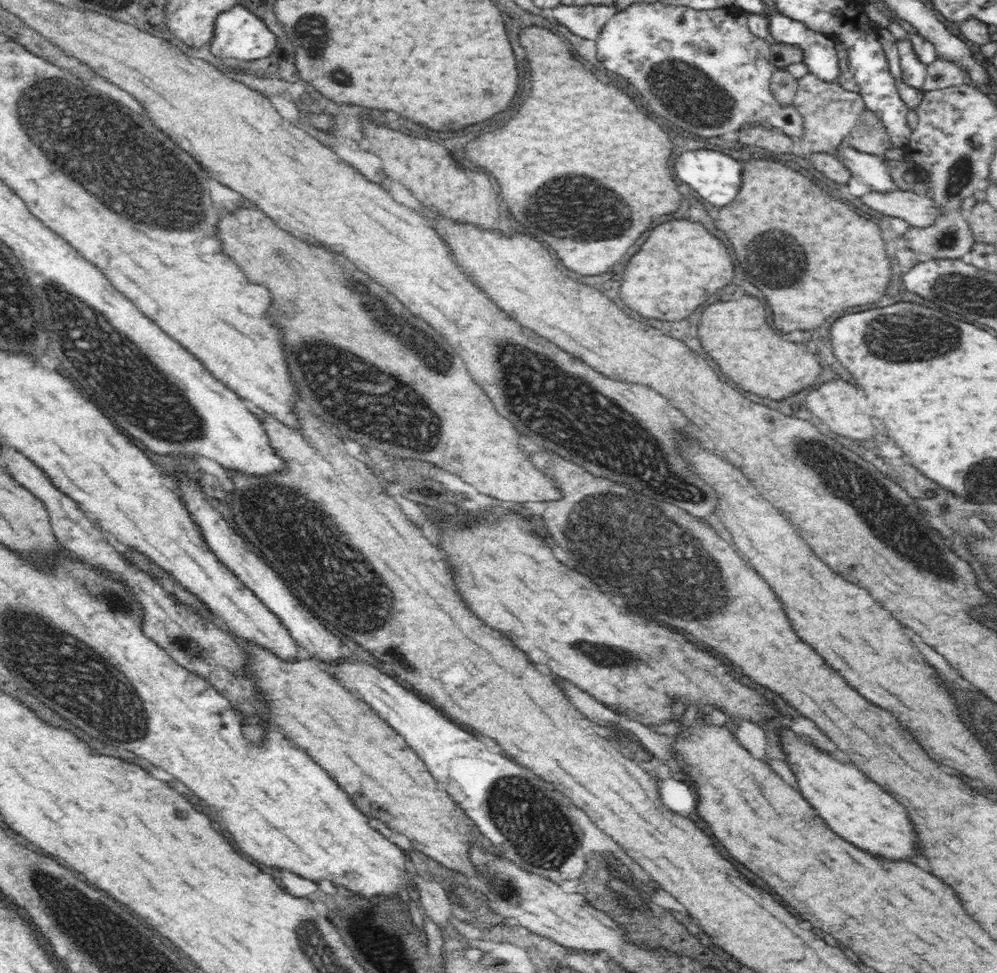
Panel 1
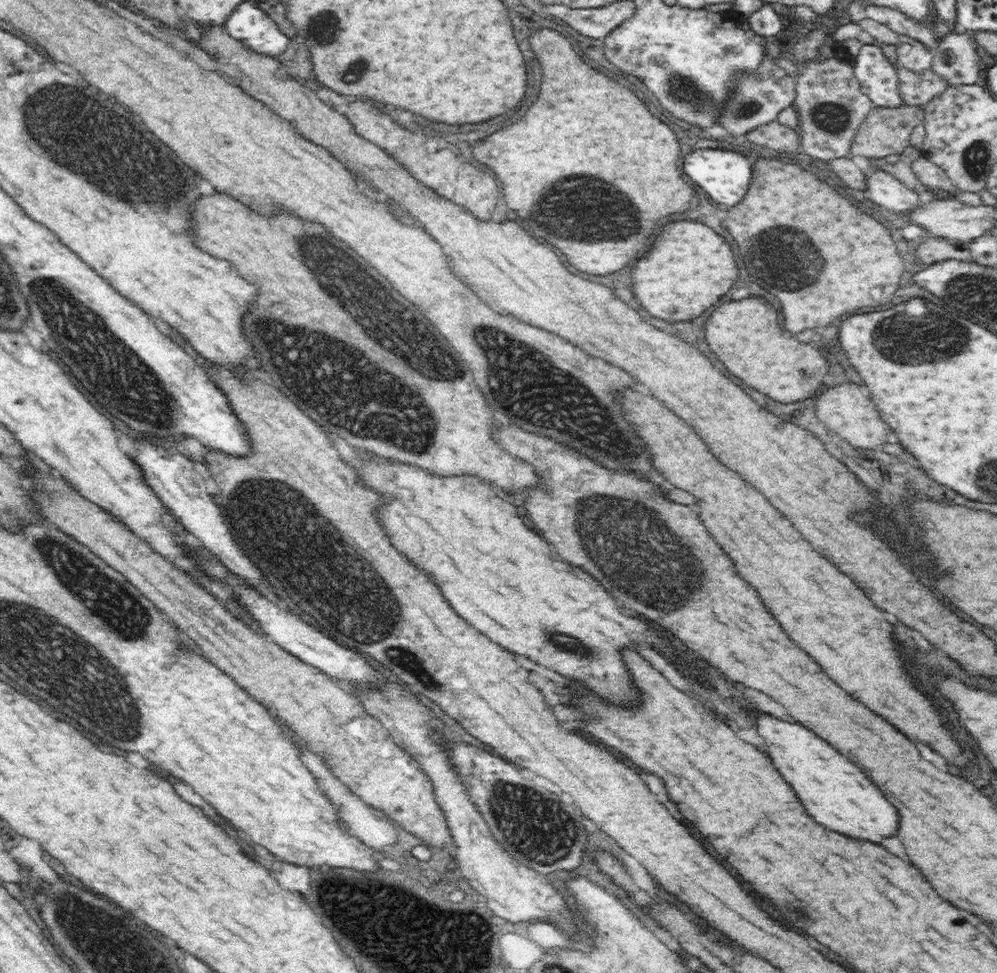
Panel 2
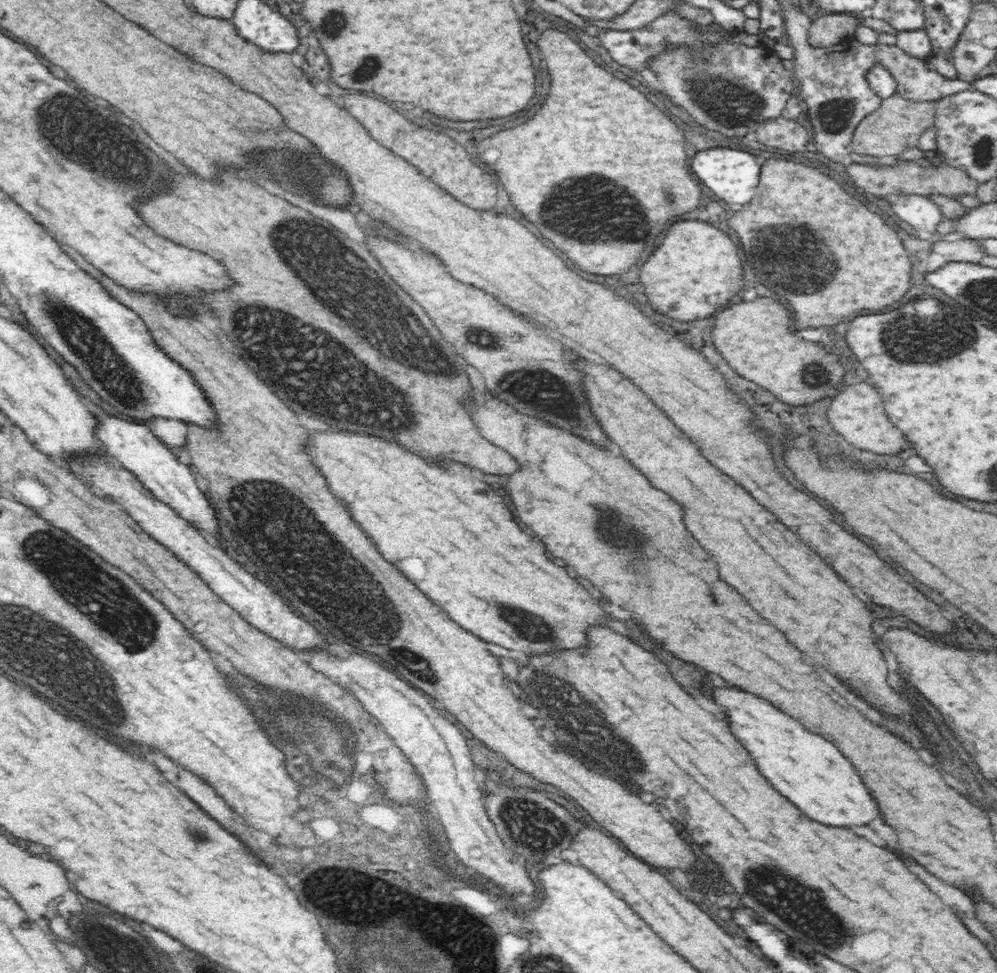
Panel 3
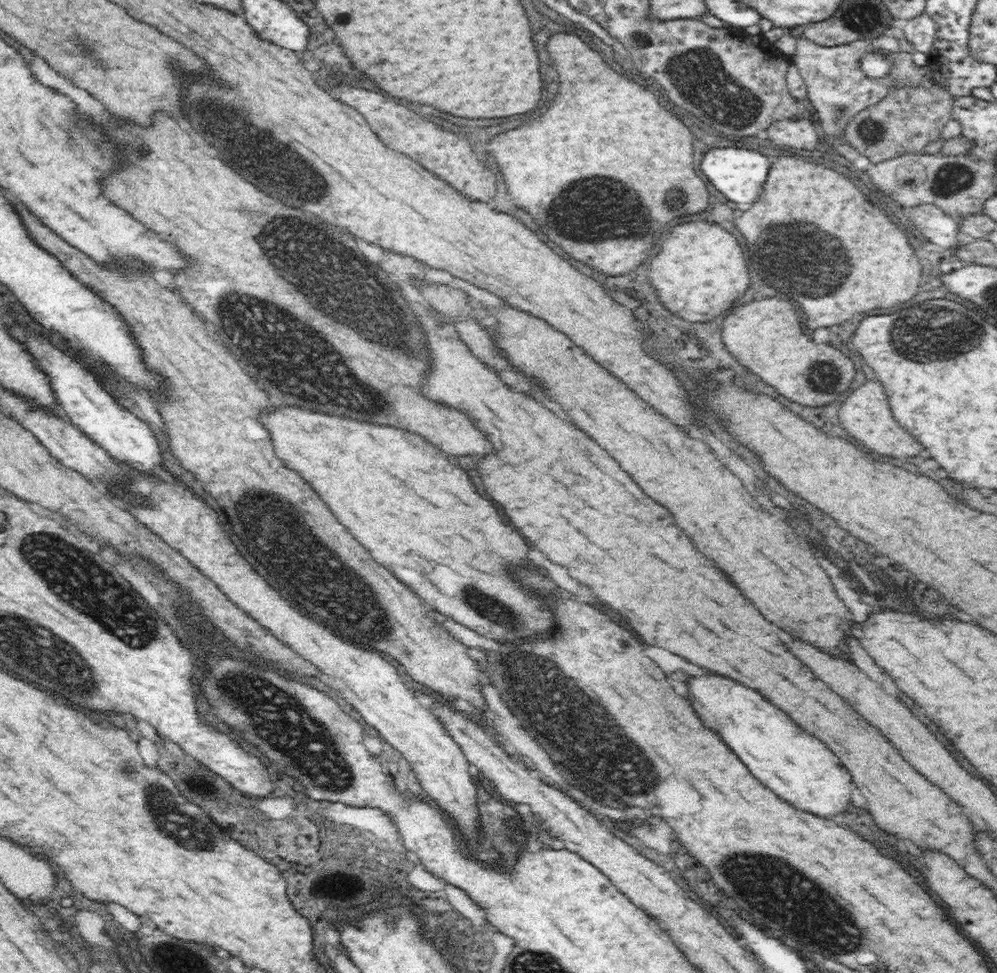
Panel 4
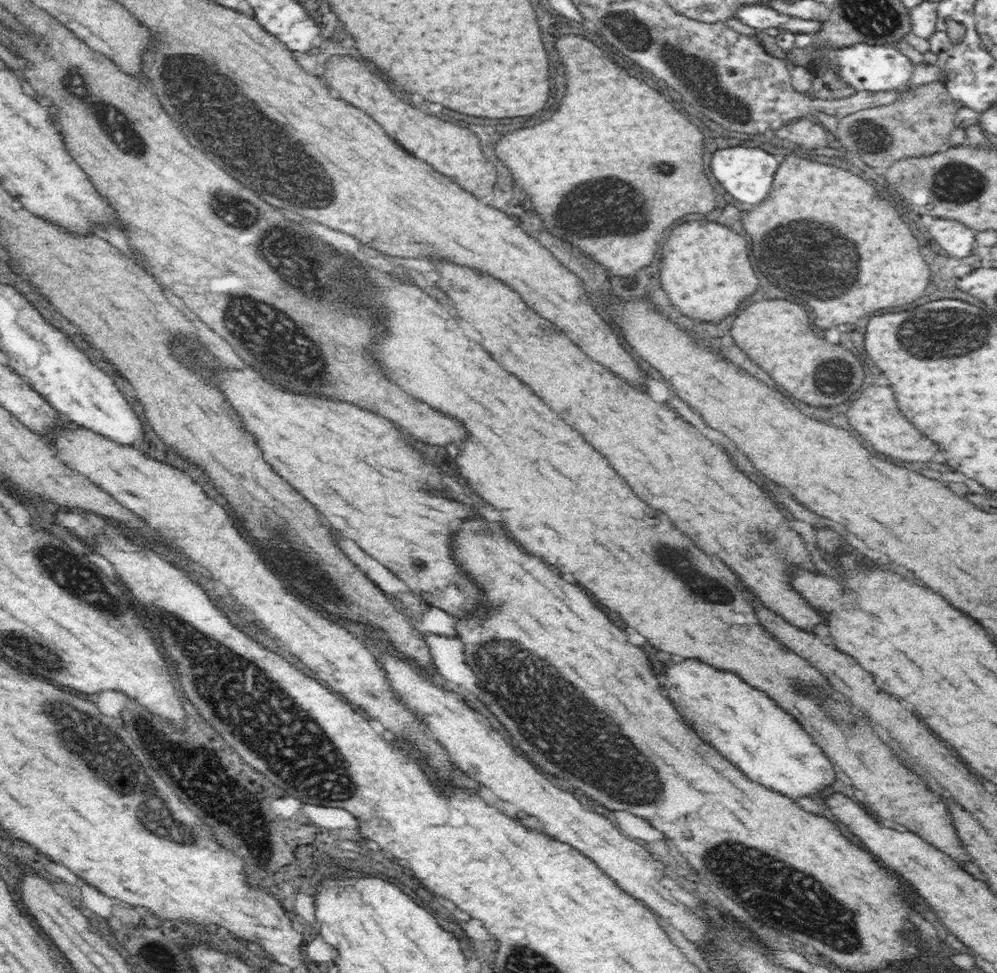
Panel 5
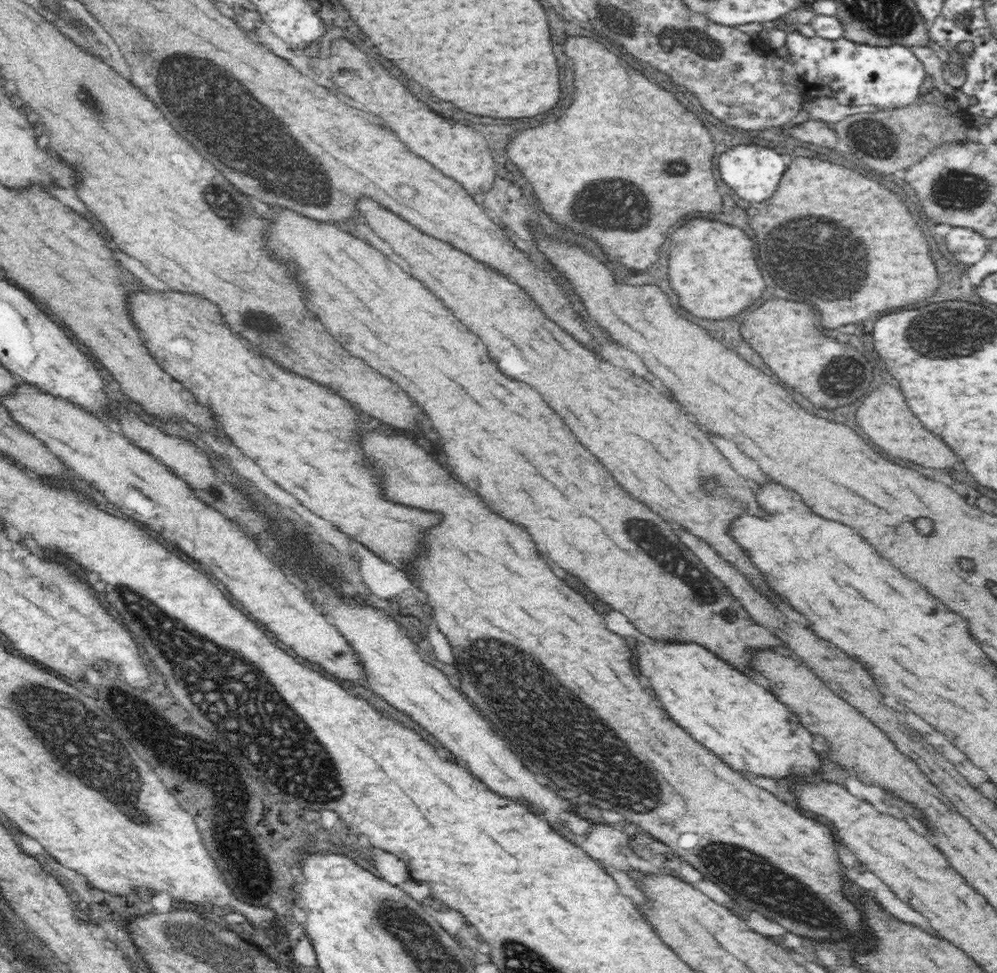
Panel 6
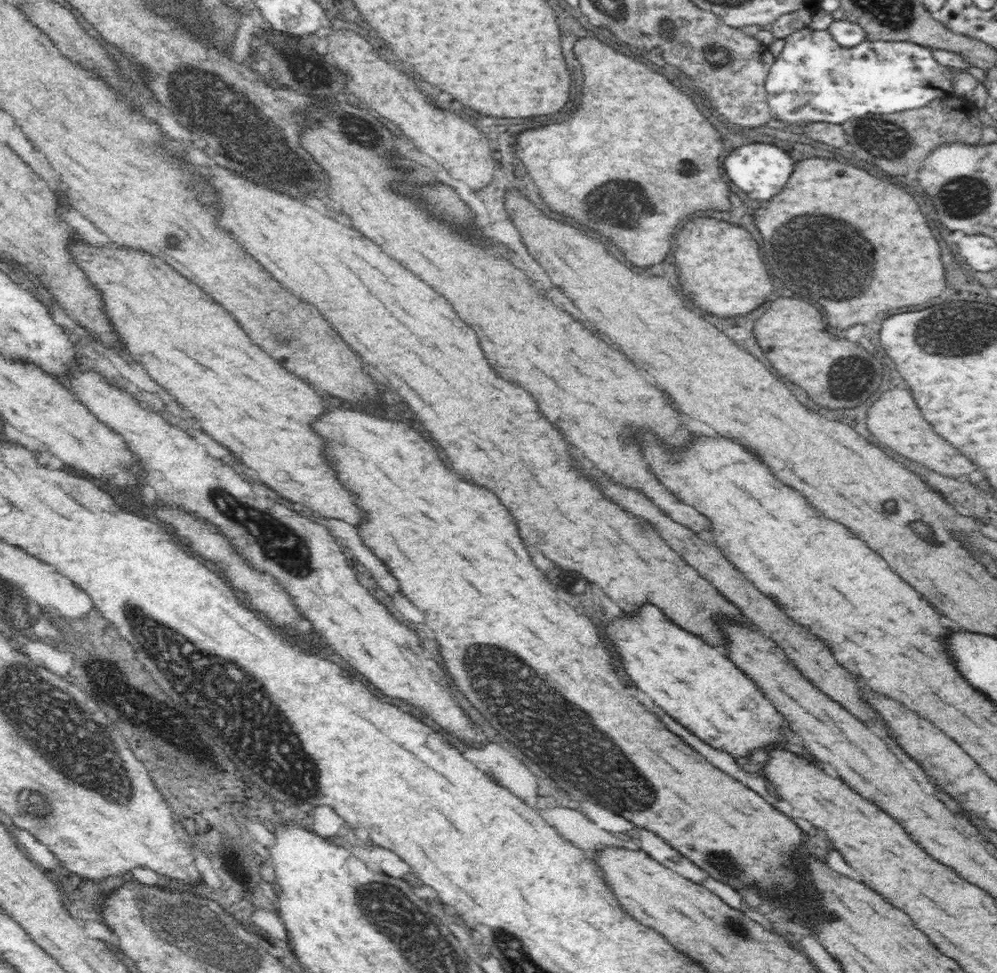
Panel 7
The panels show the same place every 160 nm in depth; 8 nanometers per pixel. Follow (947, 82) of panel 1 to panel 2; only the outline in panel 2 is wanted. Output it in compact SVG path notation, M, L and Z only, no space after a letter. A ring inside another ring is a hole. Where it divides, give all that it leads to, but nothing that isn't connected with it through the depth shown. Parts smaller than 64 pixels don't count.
M967 30L962 34L950 34L933 49L932 69L948 81L949 86L971 85L978 82L980 74L980 43L976 40L979 31Z

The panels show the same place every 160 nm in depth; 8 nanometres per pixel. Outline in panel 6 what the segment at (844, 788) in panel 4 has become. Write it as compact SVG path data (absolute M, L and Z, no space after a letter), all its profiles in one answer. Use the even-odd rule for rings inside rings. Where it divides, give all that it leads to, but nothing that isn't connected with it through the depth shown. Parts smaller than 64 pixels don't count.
M652 638L650 642L640 642L640 640L638 640L638 642L634 644L634 652L636 652L636 670L638 670L638 674L648 680L650 688L654 690L658 702L662 702L662 706L664 706L664 710L668 712L668 716L670 716L680 728L684 728L686 732L690 732L690 736L692 736L696 742L704 744L708 750L712 750L714 754L718 754L718 756L720 756L724 762L728 762L734 770L744 770L744 772L752 772L752 774L776 778L776 776L786 776L786 774L790 774L790 772L794 772L794 774L812 774L812 770L818 768L816 754L814 754L812 748L810 748L812 734L810 734L806 728L800 726L800 722L796 720L796 716L792 716L792 712L788 712L788 708L786 708L784 704L780 704L766 688L762 688L760 684L756 684L754 680L750 680L748 676L744 676L744 674L738 672L736 668L732 668L728 662L724 662L722 658L718 658L716 654L712 654L710 650L706 650L704 646L700 646L700 644L696 644L696 642L676 642L676 640L674 640L674 642L668 642L668 640L654 640L654 638Z

